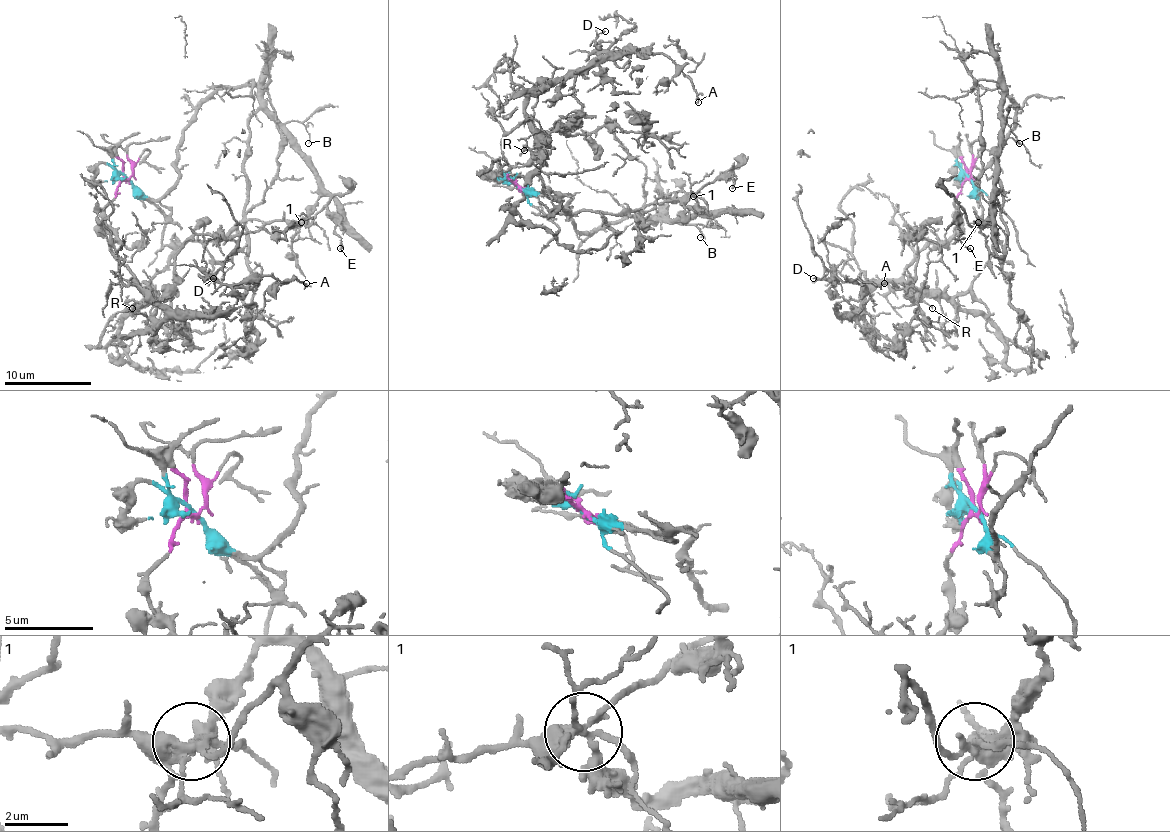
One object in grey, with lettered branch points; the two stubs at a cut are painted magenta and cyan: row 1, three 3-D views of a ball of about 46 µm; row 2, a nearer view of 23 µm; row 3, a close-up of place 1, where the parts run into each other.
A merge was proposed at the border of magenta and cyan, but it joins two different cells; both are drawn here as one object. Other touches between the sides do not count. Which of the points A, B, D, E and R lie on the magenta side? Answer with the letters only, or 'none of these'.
A, D, E, R

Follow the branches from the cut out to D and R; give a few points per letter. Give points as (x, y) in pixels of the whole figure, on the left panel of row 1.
D: (127, 179), (105, 224), (133, 279), (172, 309), (224, 315), (242, 300), (213, 279)
R: (127, 179), (118, 185), (105, 209), (105, 224), (116, 235), (110, 250), (149, 300), (136, 300), (131, 309)

